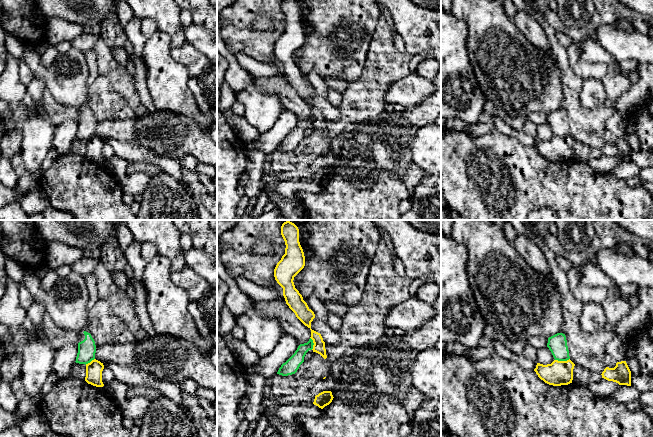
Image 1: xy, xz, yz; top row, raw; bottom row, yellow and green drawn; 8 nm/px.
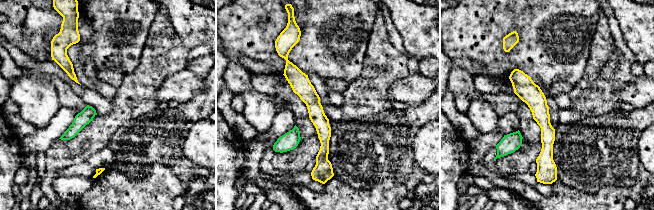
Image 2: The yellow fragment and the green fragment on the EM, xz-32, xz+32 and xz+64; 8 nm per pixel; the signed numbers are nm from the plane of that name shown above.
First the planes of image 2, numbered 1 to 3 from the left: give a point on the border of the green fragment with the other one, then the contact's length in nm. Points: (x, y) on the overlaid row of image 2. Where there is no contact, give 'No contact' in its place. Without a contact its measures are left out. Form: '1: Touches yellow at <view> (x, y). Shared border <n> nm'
1: No contact
2: No contact
3: No contact

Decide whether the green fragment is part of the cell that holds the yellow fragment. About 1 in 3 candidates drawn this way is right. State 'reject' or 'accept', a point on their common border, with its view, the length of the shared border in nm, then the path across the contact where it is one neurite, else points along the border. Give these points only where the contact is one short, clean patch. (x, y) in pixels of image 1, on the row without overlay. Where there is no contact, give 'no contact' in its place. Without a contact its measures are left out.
reject | yz (562, 137) | 120 nm | along yz (569, 134), (566, 136), (555, 136)

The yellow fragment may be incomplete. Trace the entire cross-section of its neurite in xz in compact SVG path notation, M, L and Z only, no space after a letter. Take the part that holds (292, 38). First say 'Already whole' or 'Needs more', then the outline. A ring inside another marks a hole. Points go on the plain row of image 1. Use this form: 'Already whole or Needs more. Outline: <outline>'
Already whole. Outline: M282 0L281 11L285 17L285 30L274 45L274 53L283 64L286 80L295 89L296 93L311 106L313 128L327 134L325 118L320 109L311 105L311 98L315 94L314 88L303 76L302 71L295 64L294 53L304 44L305 32L299 18L299 5L295 0Z

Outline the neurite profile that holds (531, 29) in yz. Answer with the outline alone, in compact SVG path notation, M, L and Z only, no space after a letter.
M518 10L513 21L529 43L544 53L551 52L551 45L545 31L532 15L524 10Z

